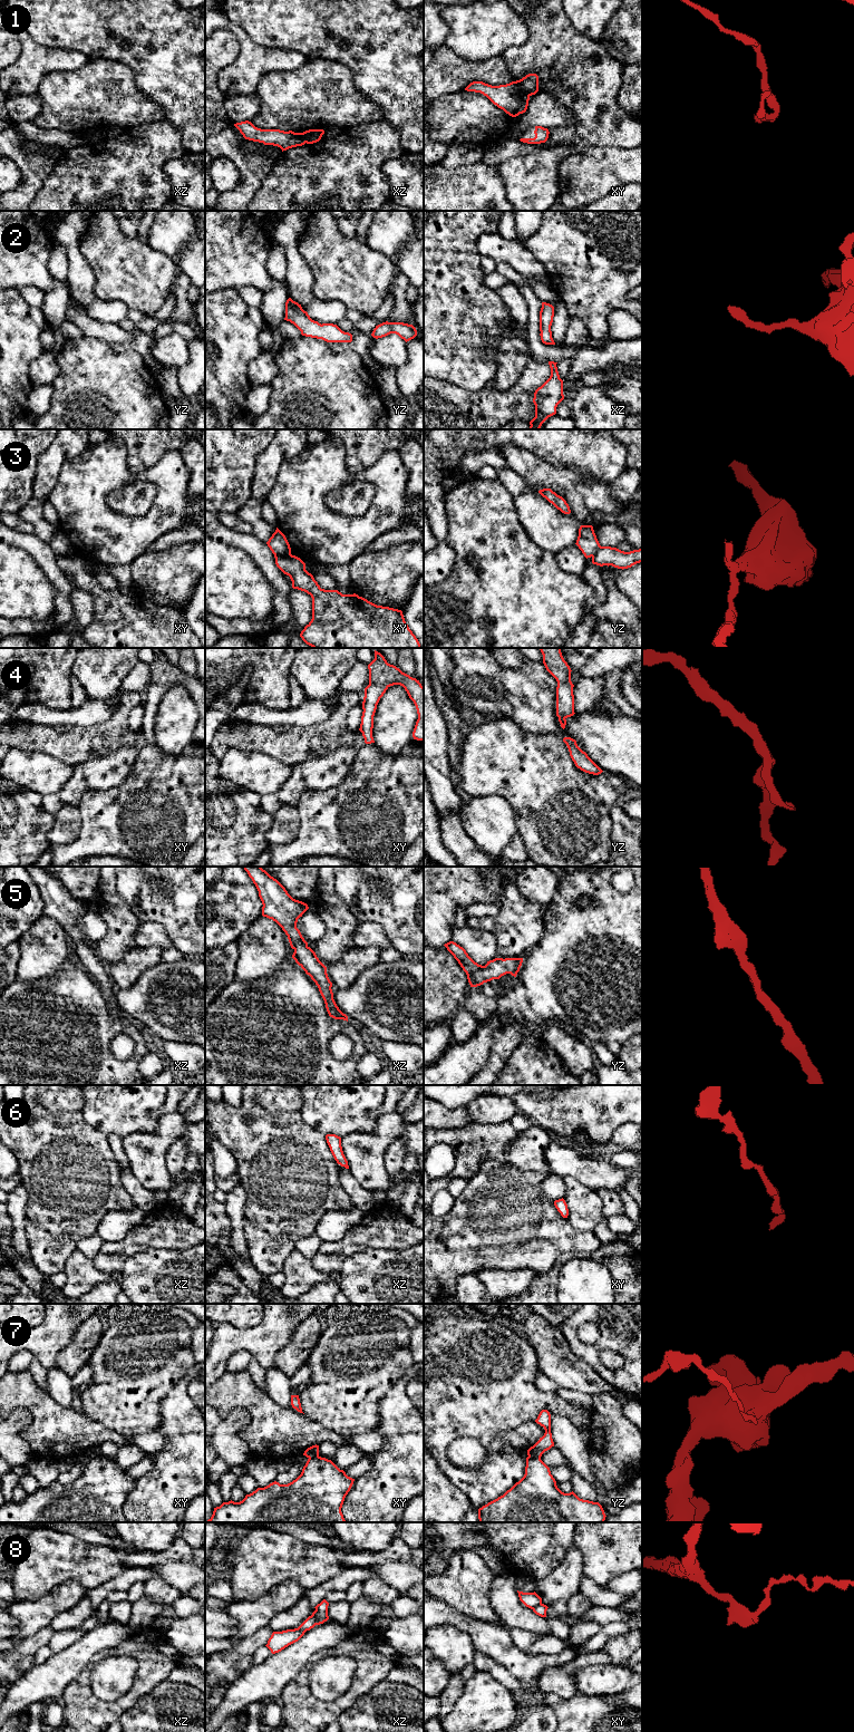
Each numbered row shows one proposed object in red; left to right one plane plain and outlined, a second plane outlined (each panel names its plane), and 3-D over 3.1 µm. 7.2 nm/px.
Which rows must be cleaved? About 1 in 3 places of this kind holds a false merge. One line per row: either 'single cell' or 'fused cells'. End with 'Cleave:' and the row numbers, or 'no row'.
1: fused cells
2: single cell
3: fused cells
4: single cell
5: single cell
6: single cell
7: fused cells
8: single cell
Cleave: 1, 3, 7

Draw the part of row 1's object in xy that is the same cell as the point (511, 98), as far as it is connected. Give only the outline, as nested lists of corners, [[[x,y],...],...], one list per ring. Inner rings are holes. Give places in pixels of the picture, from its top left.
[[[473,81],[465,90],[483,94],[494,105],[512,117],[525,113],[528,106],[530,96],[515,81],[499,86],[492,86],[483,81]]]

